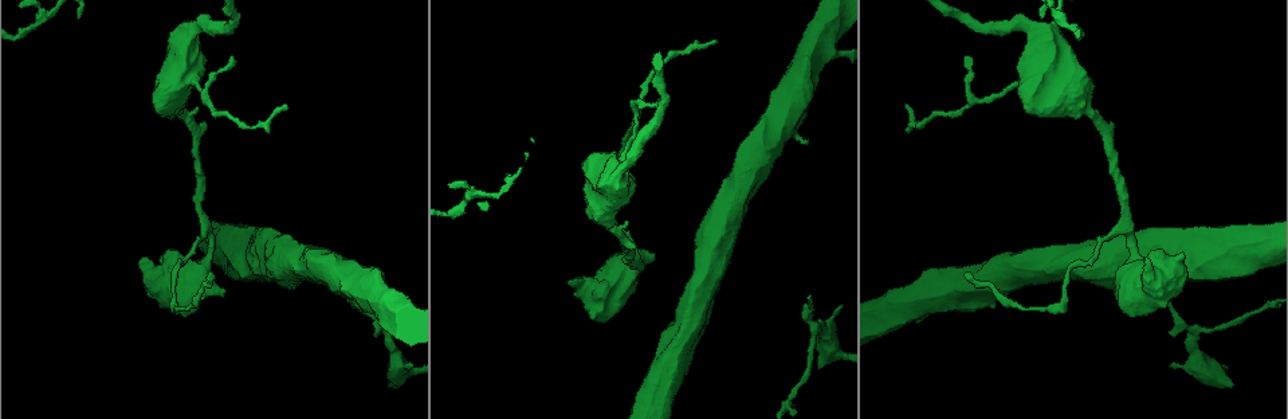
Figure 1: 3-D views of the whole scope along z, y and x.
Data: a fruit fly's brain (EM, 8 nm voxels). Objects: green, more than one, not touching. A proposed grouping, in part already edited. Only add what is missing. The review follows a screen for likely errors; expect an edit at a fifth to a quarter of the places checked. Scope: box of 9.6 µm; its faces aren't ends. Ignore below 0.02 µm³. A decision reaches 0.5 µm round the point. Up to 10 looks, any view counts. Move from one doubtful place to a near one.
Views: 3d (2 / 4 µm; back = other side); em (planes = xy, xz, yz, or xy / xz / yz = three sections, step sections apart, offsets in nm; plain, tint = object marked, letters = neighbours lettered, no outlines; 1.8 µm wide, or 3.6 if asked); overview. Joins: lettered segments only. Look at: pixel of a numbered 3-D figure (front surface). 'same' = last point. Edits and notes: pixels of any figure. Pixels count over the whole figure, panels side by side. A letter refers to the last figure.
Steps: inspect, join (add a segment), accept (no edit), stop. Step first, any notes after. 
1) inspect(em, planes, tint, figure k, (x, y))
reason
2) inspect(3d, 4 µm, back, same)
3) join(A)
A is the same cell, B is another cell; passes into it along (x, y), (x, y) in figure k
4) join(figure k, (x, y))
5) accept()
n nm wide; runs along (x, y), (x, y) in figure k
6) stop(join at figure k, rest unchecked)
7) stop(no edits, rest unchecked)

inspect(em, yz, step 16, letters, figure 1, (286, 105))
an open end

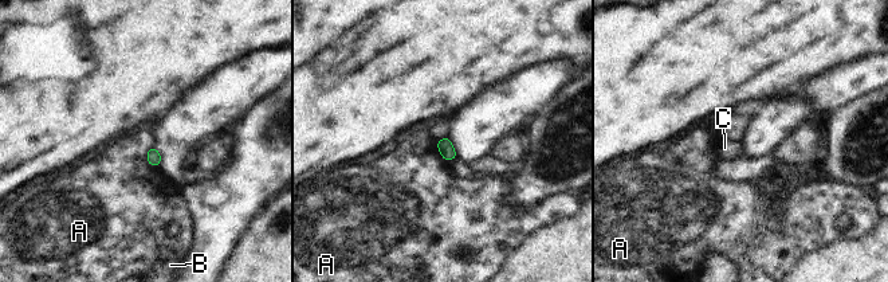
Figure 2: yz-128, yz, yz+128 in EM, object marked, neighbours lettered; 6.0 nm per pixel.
inspect(em, xy, step 16, letters, same)
cut it another way

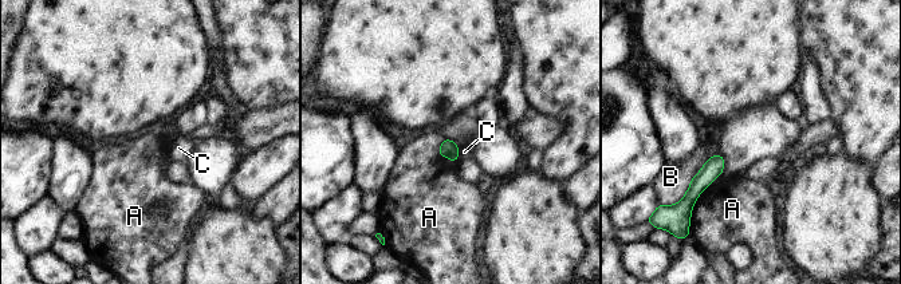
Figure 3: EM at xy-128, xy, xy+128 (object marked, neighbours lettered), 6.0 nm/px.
accept()
A, B and C are other cells; border along (722, 174), (701, 192), (691, 213) in figure 3; no lettered segment goes on from it

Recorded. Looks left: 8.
inspect(em, planes, letters, figure 1, (1232, 384))
thick end

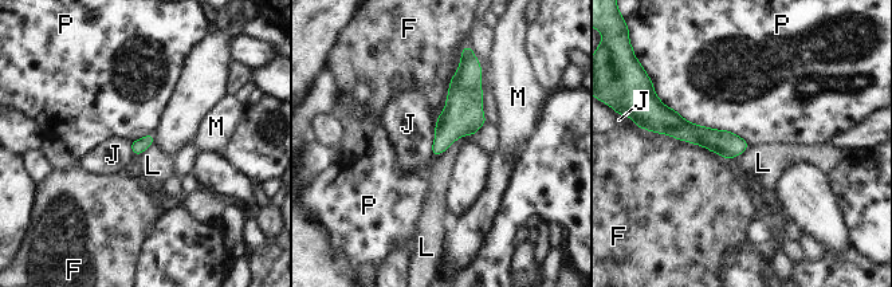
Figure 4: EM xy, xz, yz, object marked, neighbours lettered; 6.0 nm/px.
accept()
F, J, L, M and P are other cells; border along (474, 134), (458, 137), (435, 156) in figure 4; none of them fits

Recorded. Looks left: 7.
inspect(3d, 4 µm, figure 1, (811, 299))
free end

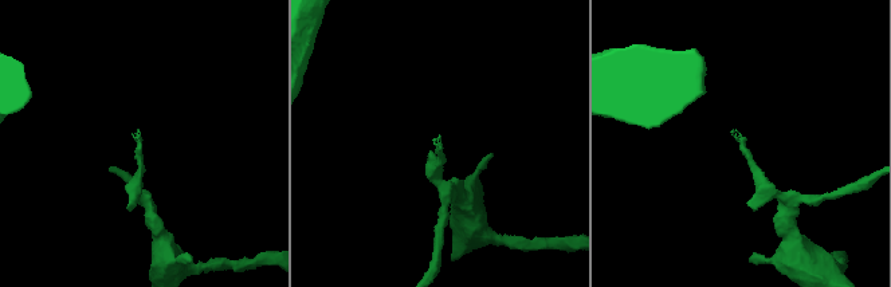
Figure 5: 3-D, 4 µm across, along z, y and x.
inspect(em, xz, step 16, tint, figure 5, (137, 129))
need the tissue

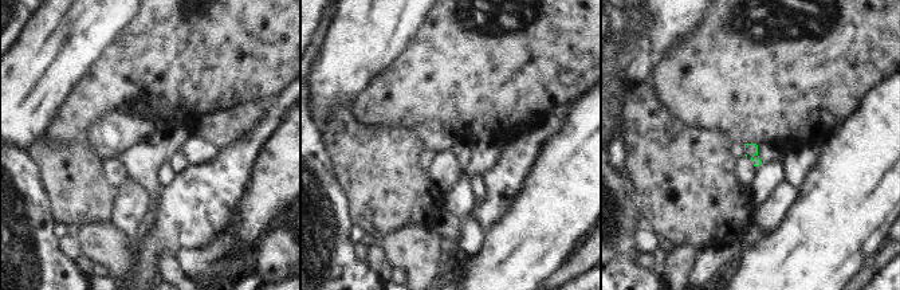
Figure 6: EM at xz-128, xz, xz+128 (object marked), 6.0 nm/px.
inspect(em, planes, letters, same)
cut it another way

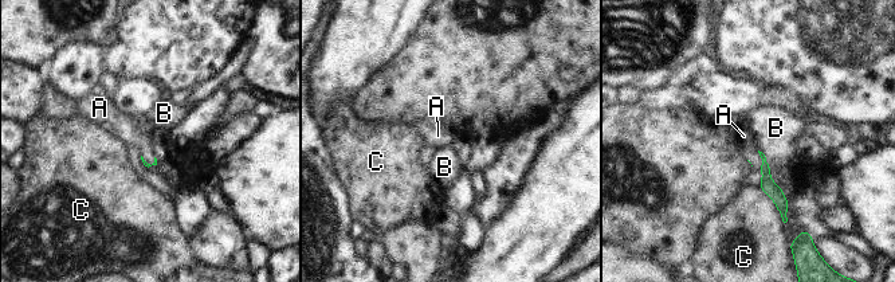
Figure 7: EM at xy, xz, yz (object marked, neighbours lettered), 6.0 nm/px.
join(A)
A is the same cell, B and C are other cells; passes into it along (768, 185), (762, 160), (744, 136) in figure 7; the neuron continues

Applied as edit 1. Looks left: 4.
inspect(overview)

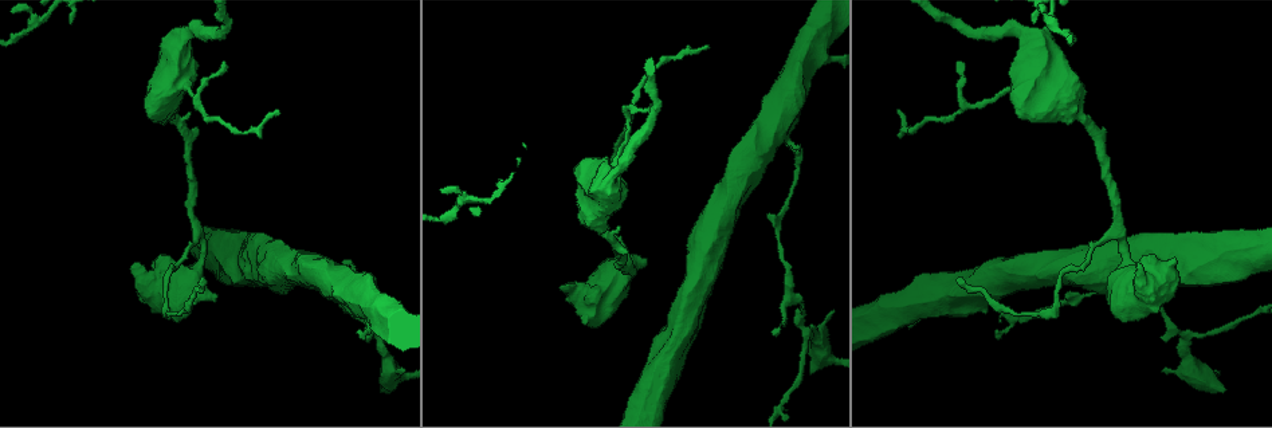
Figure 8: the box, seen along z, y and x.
inspect(em, planes, tint, figure 8, (211, 301))
branch stops here

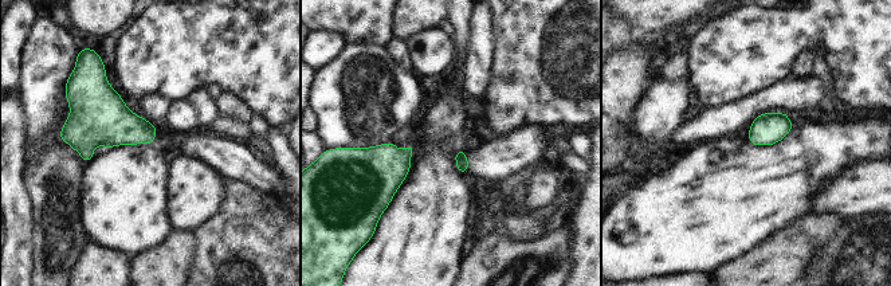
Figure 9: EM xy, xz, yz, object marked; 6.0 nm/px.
inspect(em, planes, letters, same)
see the neighbours

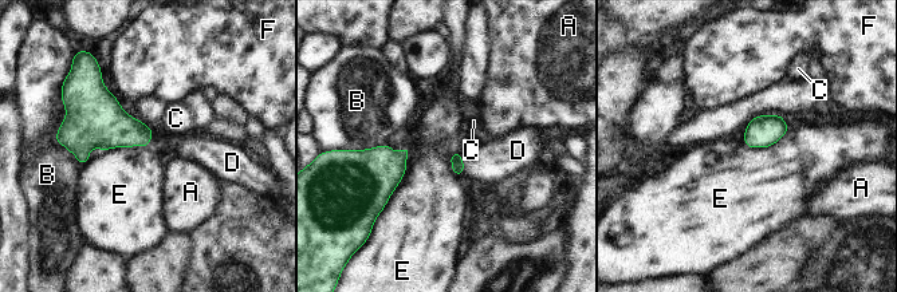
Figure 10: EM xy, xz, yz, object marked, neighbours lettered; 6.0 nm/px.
join(D)
D is the same cell, A, B, C, E and F are other cells; passes into it along (457, 166), (464, 165), (499, 160) in figure 10; the neuron continues

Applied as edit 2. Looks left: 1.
stop(join at figure 7, join at figure 10, rest unchecked)

